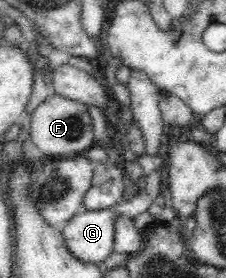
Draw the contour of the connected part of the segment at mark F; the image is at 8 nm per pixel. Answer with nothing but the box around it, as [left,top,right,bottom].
[29,92,95,159]

